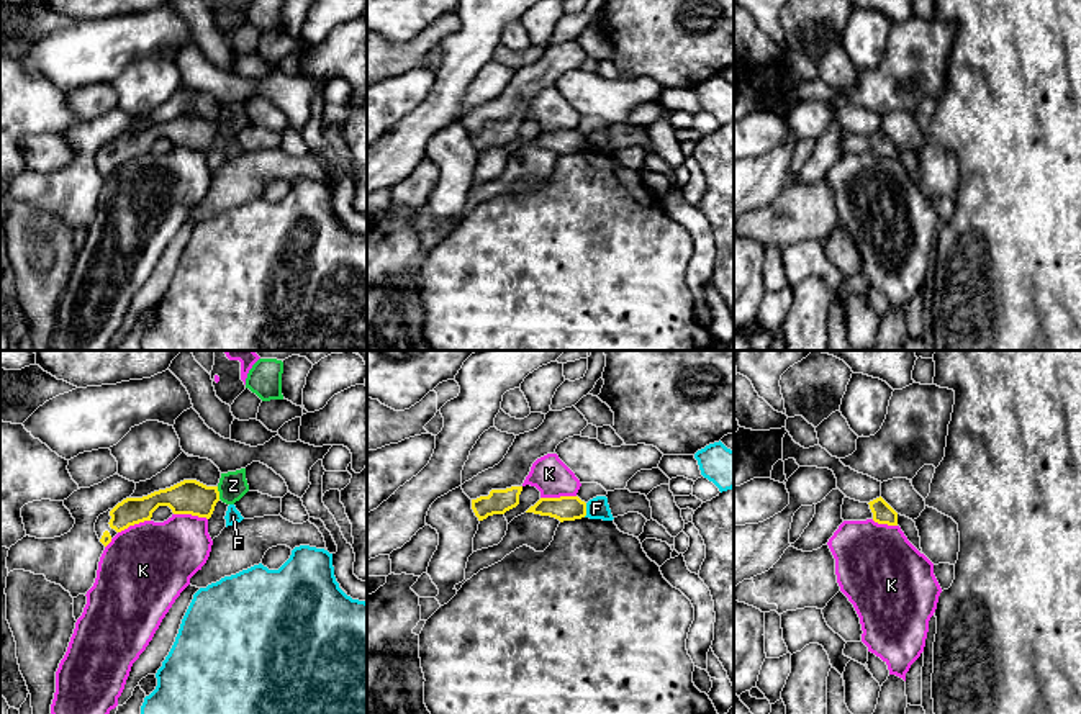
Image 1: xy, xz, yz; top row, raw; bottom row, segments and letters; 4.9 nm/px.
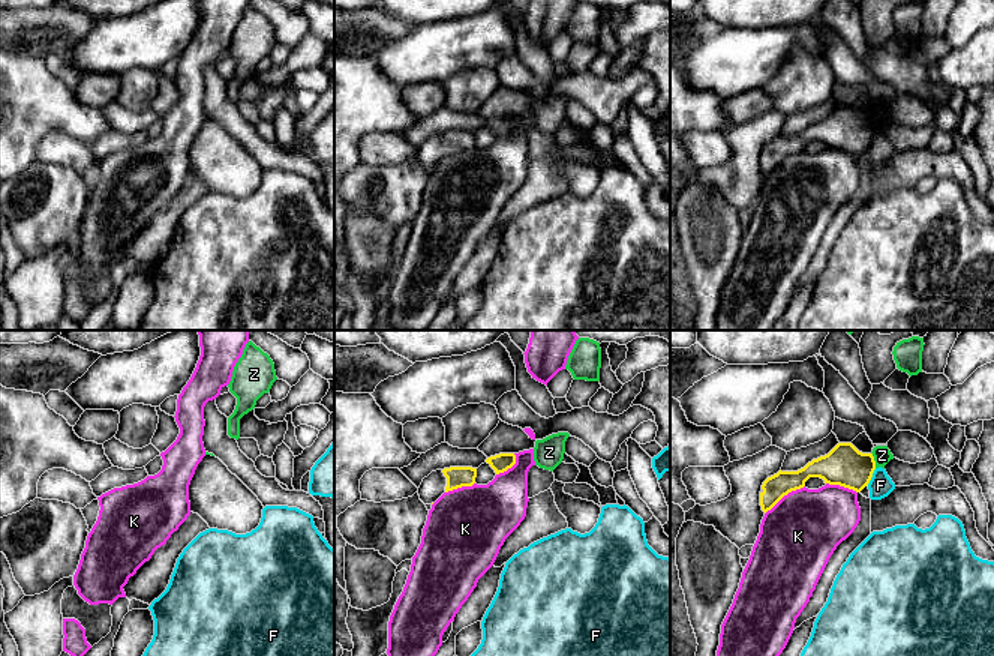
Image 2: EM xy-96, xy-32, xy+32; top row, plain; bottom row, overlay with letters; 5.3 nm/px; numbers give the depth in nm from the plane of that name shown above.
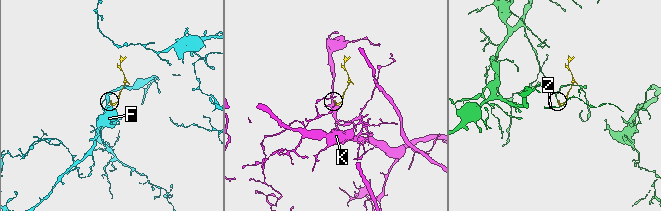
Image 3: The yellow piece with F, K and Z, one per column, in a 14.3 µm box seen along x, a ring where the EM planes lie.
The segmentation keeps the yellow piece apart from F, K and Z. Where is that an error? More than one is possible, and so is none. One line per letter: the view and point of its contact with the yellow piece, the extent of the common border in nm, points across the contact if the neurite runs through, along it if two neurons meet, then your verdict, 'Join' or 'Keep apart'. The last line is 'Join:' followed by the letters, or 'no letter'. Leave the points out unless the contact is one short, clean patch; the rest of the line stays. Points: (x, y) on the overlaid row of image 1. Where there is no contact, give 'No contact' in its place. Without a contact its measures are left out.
F: Touches yellow at xz (585, 510). Shared border 70 nm. Boundary: xz (587, 503), (583, 516). Keep apart
K: Touches yellow at xz (557, 498). Shared border 180 nm. Keep apart
Z: Touches yellow at xy (218, 493). Shared border 70 nm. Boundary: xy (217, 487), (220, 498). Keep apart
Join: no letter

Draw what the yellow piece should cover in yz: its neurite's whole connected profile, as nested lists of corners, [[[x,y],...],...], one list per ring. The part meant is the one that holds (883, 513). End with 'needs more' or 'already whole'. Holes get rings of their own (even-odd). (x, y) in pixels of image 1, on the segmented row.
[[[845,496],[842,504],[842,519],[873,519],[878,524],[898,526],[898,513],[881,496],[870,503],[860,503]]]; needs more

